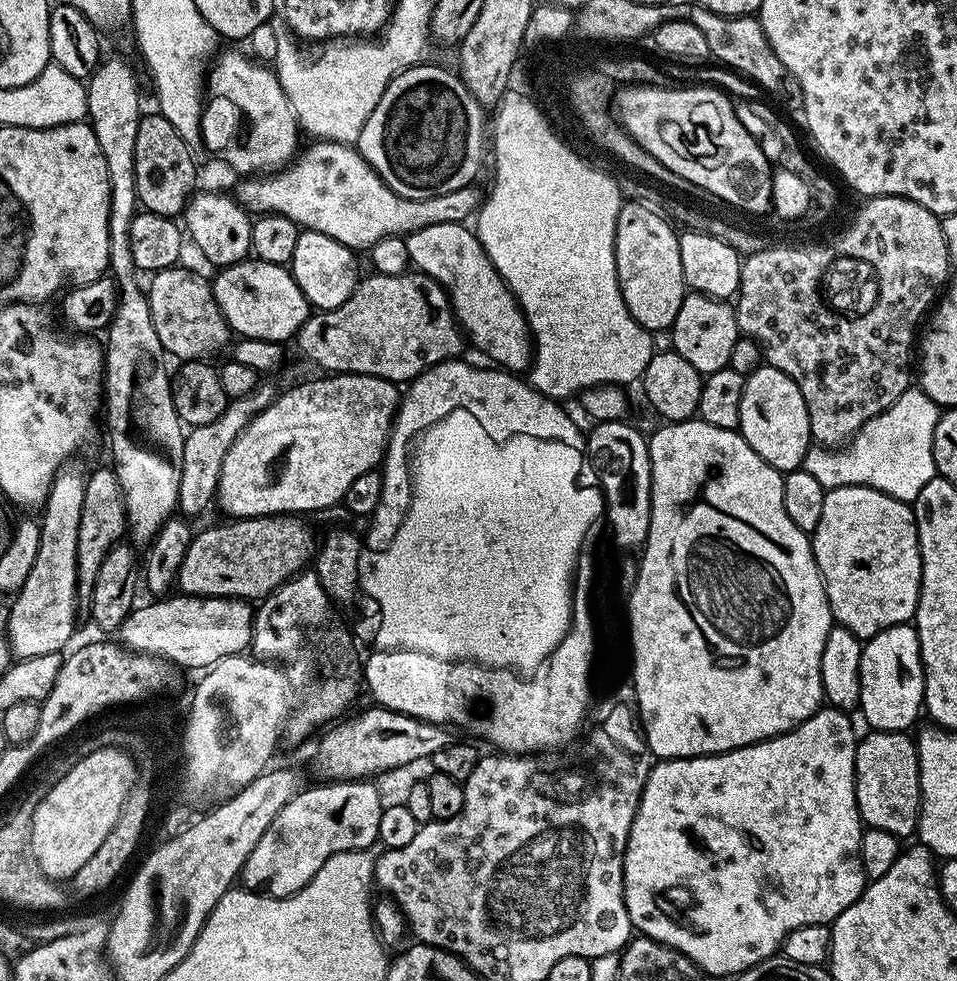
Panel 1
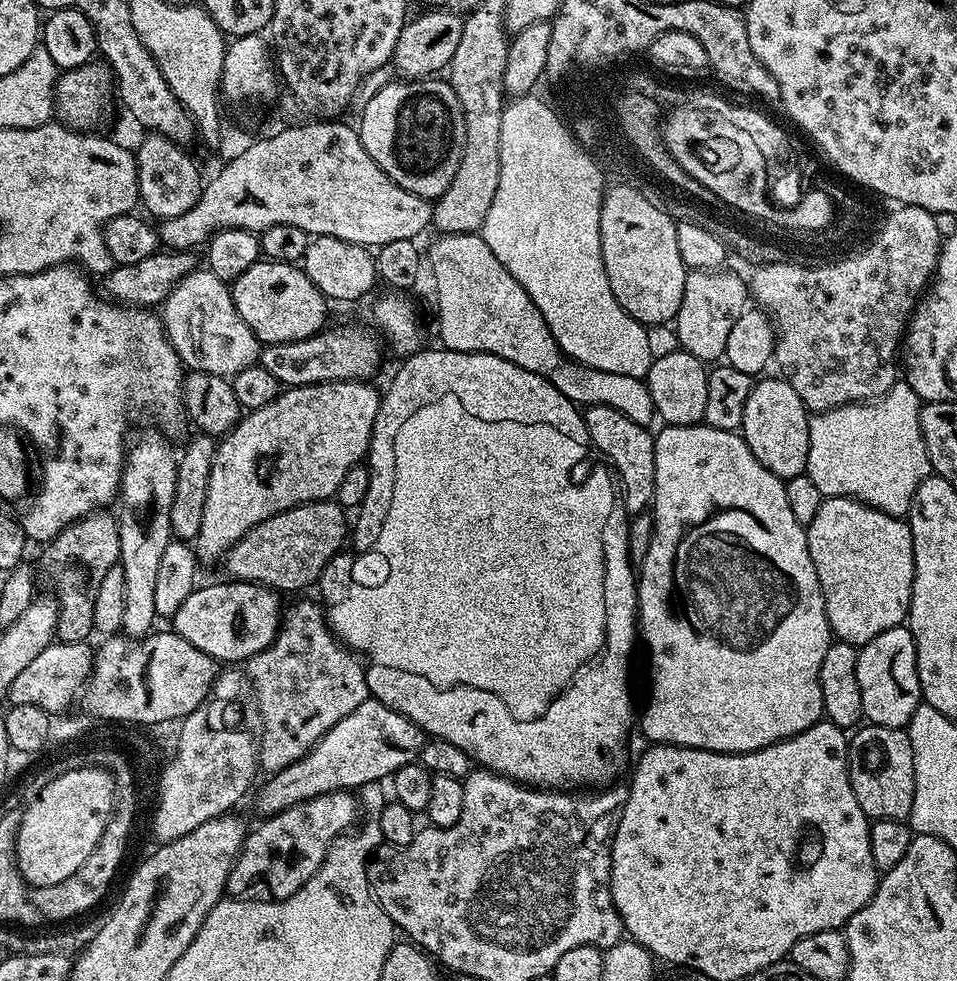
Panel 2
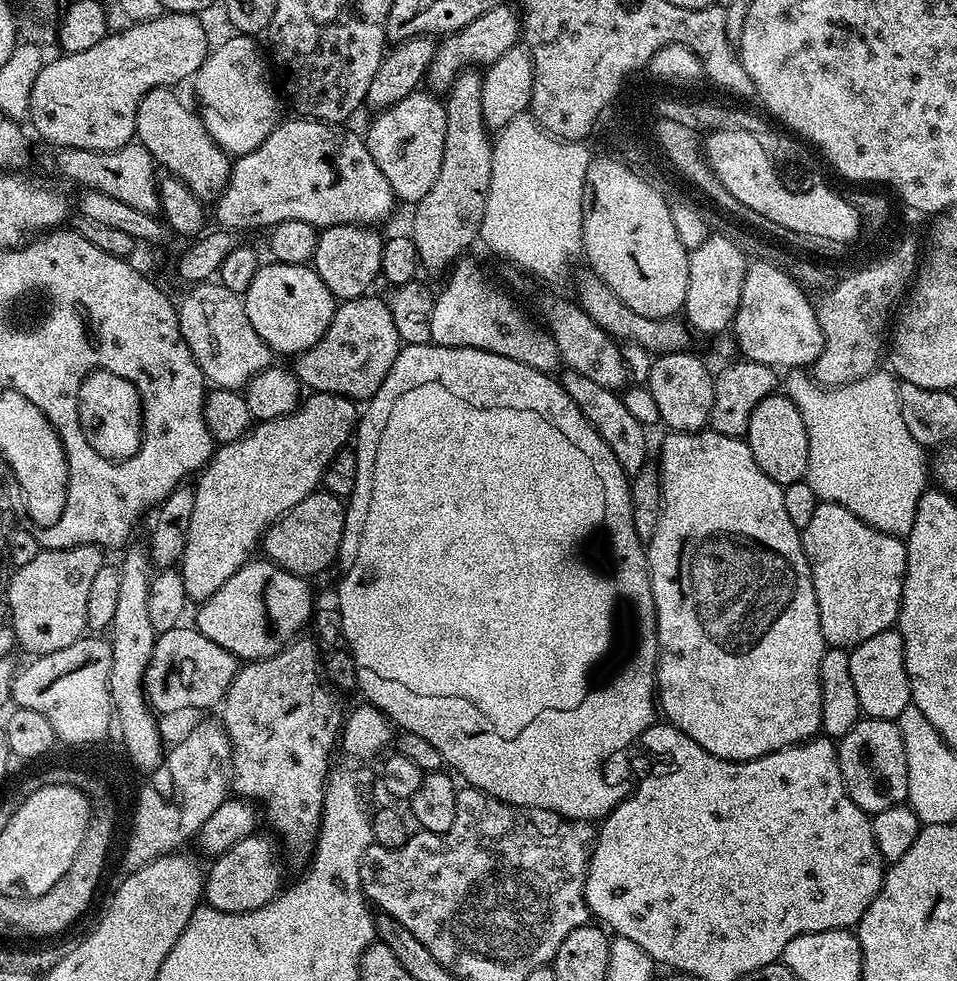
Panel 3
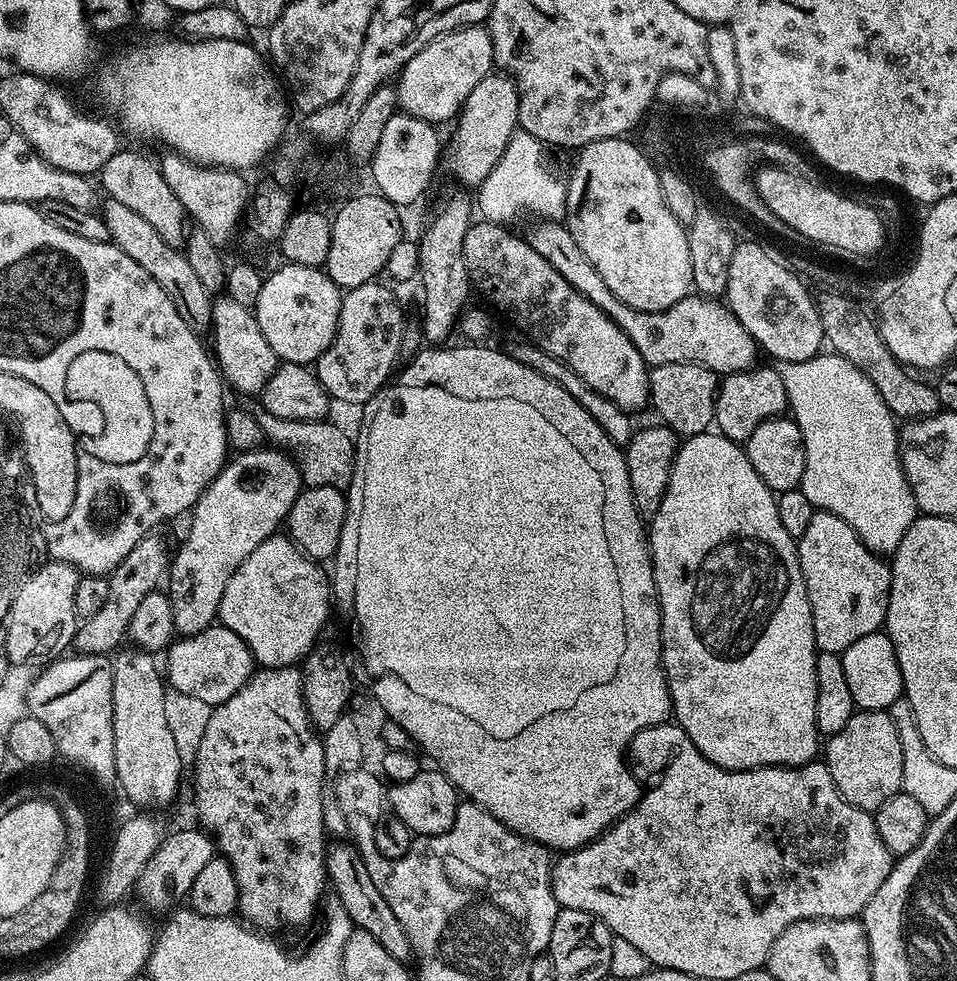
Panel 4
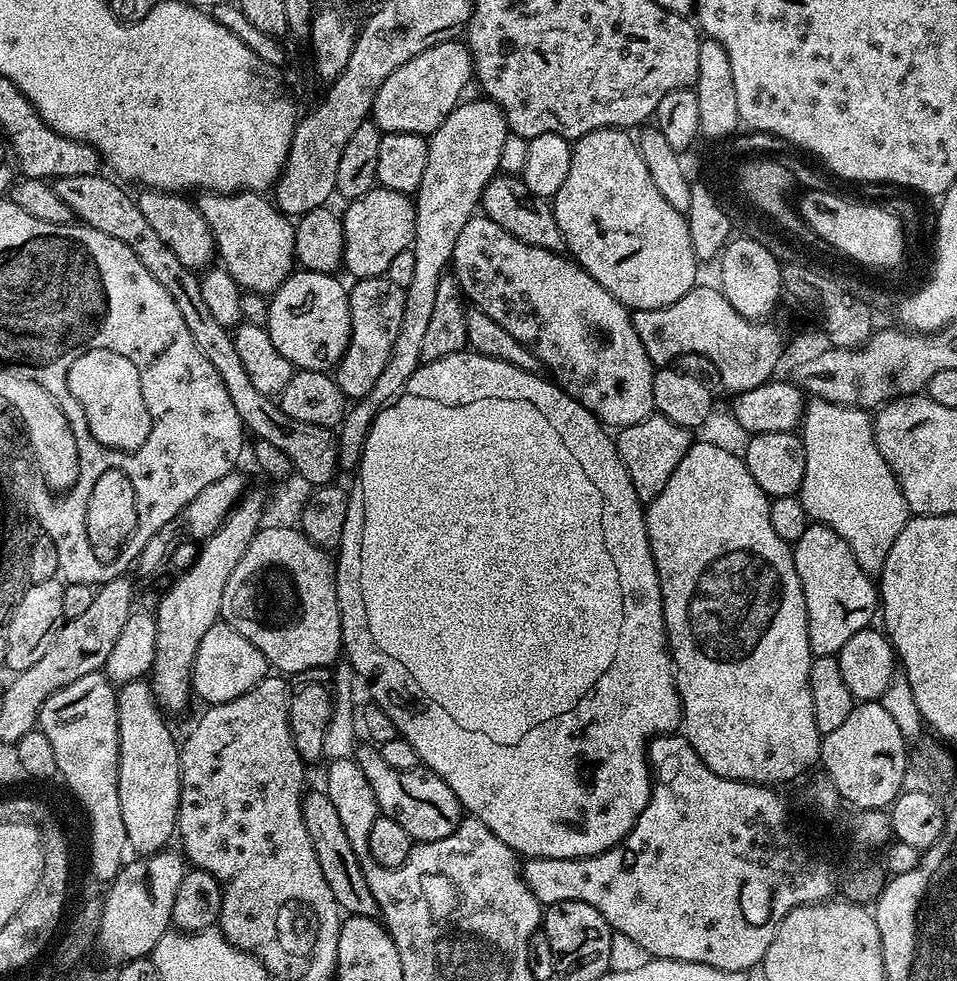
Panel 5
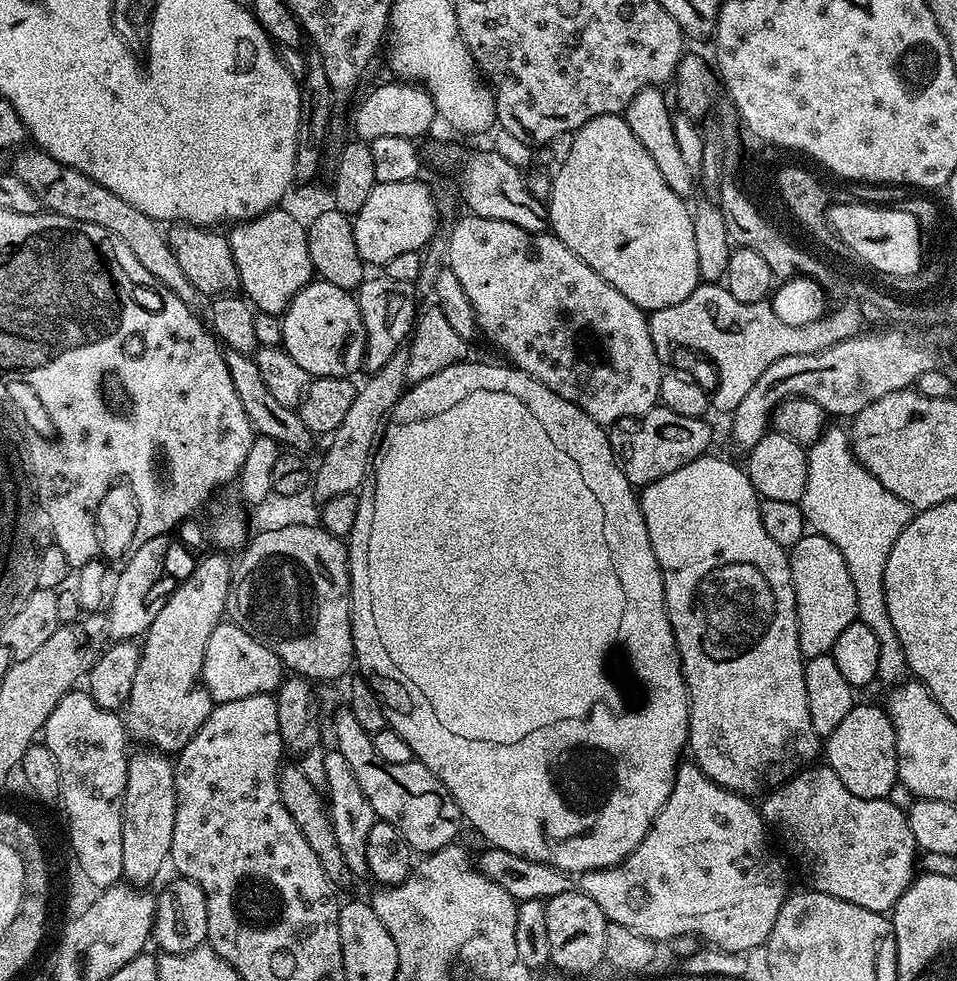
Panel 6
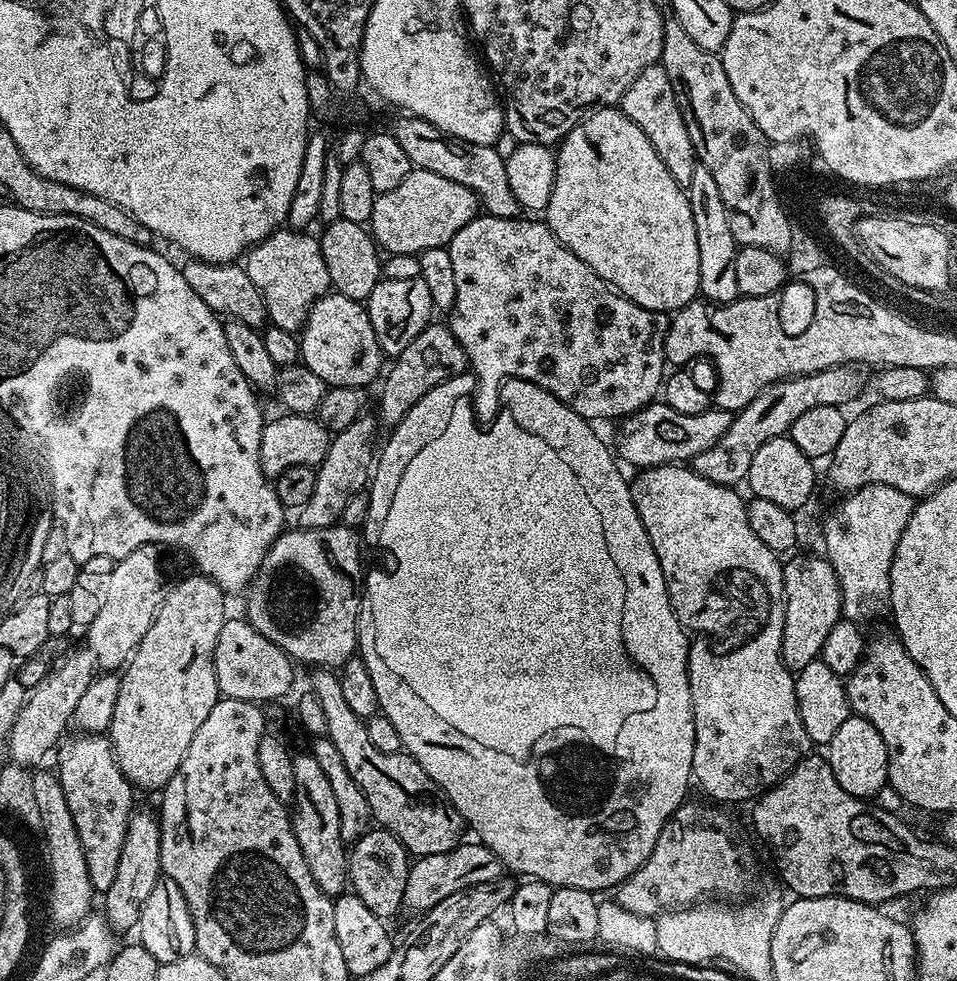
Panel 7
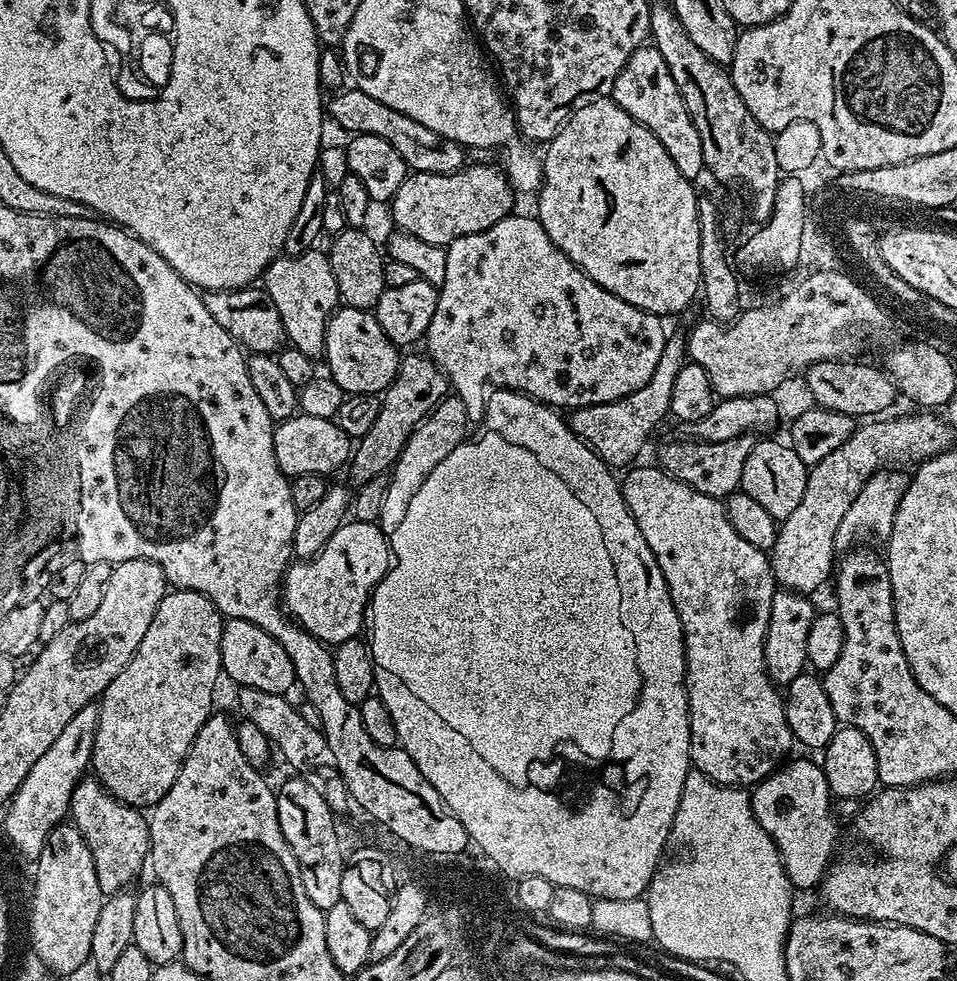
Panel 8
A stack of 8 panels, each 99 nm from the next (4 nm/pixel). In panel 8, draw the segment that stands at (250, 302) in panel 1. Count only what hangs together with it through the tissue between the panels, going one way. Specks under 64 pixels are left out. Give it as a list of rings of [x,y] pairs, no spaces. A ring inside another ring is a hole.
[[[341,306],[328,317],[324,339],[323,363],[328,363],[327,375],[331,376],[345,394],[367,396],[382,394],[394,382],[402,356],[397,345],[382,330],[375,315],[363,308]]]

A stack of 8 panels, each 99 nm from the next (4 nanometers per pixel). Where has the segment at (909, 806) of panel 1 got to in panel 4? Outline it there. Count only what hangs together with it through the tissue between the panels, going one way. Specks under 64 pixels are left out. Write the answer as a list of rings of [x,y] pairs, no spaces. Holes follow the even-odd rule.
[[[887,711],[853,712],[850,722],[838,730],[838,734],[827,737],[822,748],[823,763],[828,765],[834,786],[854,806],[875,810],[895,792],[904,787],[902,782],[902,742],[898,738],[896,723]]]

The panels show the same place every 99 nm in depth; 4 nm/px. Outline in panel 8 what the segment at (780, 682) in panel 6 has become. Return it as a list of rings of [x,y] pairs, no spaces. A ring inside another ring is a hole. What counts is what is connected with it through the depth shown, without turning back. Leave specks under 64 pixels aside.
[[[659,466],[640,467],[629,467],[623,473],[622,491],[624,501],[634,518],[634,522],[638,522],[638,530],[642,530],[642,538],[646,538],[646,546],[650,546],[650,550],[666,578],[666,586],[670,590],[674,610],[678,610],[678,618],[682,622],[682,630],[684,631],[684,689],[688,695],[688,721],[690,722],[690,742],[692,743],[690,764],[695,771],[706,774],[706,778],[710,778],[716,784],[725,784],[727,788],[747,789],[749,786],[759,784],[771,772],[781,767],[782,761],[789,755],[787,752],[794,748],[790,722],[786,722],[786,710],[784,709],[781,689],[773,684],[768,676],[764,661],[766,626],[770,626],[770,602],[774,602],[774,594],[778,591],[776,577],[772,575],[772,562],[769,553],[758,550],[758,546],[750,546],[750,542],[746,542],[746,538],[742,538],[742,534],[738,534],[738,530],[734,530],[734,526],[730,524],[730,518],[724,509],[723,499],[707,496],[690,486],[686,486],[686,482],[674,478]]]

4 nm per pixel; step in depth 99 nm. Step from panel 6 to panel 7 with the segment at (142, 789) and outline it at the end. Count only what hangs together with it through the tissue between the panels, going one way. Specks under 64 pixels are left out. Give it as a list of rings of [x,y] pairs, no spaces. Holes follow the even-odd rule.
[[[133,811],[128,820],[126,842],[122,842],[122,858],[118,858],[118,874],[114,874],[114,882],[110,885],[110,890],[102,893],[102,900],[104,900],[102,915],[108,921],[109,929],[117,933],[128,932],[139,925],[142,906],[146,906],[146,898],[150,898],[150,890],[154,890],[154,886],[162,878],[161,848],[159,819],[153,813],[151,816],[148,812]]]

